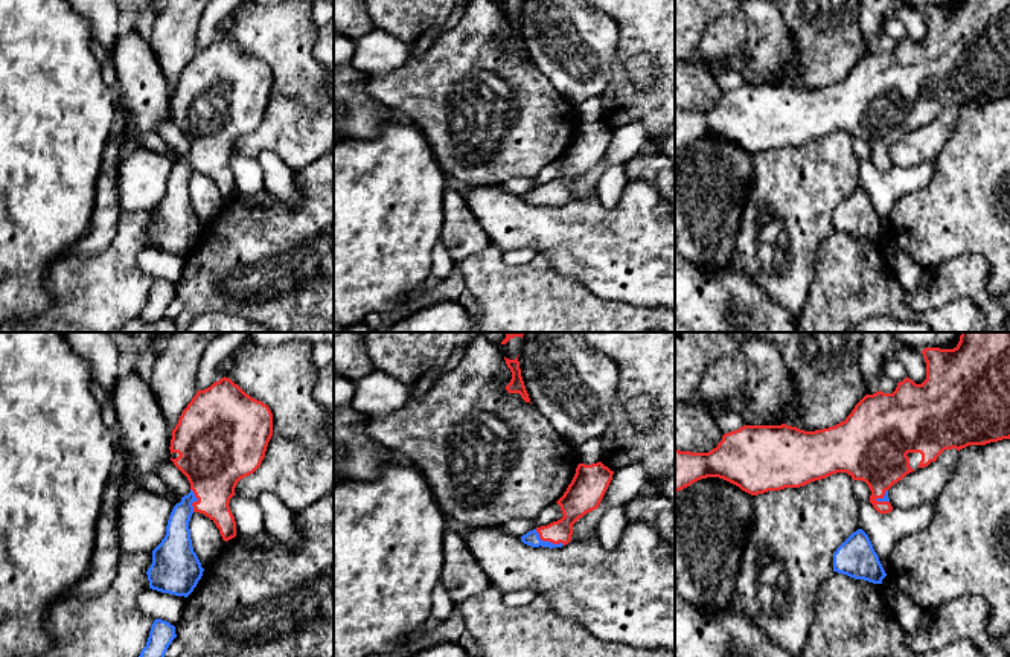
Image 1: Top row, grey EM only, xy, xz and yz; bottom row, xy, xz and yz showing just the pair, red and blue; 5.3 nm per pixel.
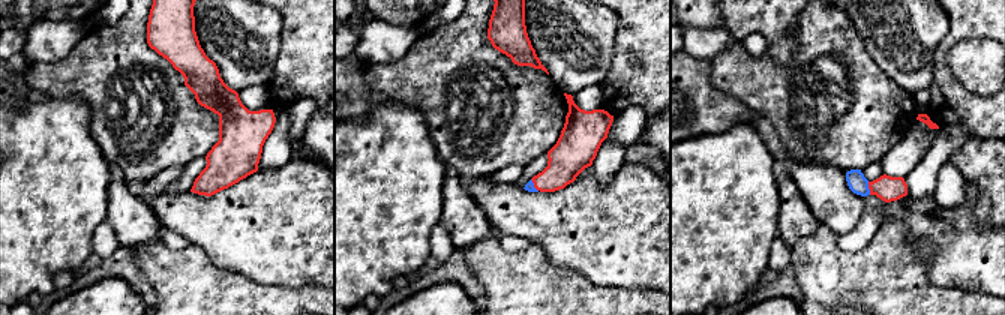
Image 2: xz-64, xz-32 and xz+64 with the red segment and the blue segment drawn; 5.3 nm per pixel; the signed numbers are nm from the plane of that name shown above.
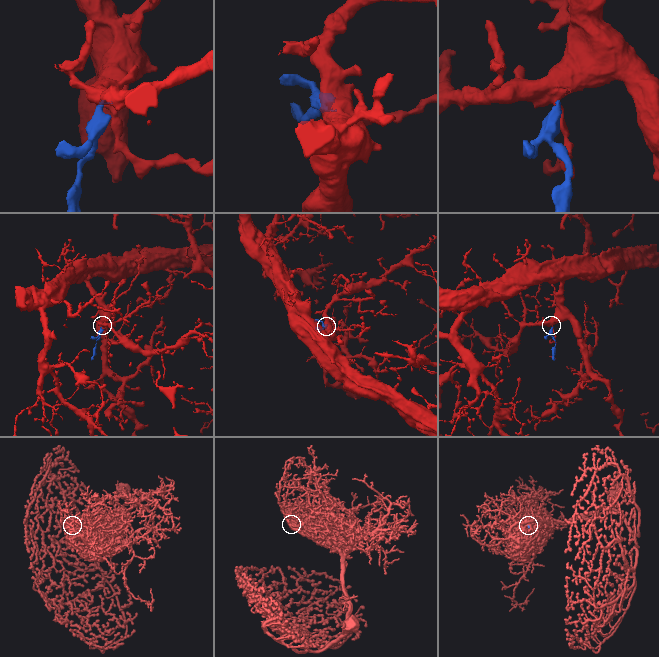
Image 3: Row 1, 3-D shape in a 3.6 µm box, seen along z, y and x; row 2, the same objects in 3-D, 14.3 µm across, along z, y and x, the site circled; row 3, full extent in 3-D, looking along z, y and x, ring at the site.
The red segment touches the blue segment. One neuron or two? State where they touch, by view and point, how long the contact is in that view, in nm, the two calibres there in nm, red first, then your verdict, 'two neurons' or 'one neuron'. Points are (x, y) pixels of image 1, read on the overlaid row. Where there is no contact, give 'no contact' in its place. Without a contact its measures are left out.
xz (549, 540) | 180 nm | 160/80 nm | one neuron

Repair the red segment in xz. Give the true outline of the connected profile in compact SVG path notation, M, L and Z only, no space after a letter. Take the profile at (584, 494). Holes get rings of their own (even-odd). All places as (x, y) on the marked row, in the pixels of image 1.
M602 462L579 463L564 495L556 502L564 517L547 526L536 527L521 537L532 547L562 547L571 541L573 524L585 514L599 508L614 471Z

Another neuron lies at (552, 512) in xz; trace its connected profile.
M553 503L550 506L547 506L545 509L542 509L539 512L539 515L536 518L533 518L532 521L535 523L535 529L541 527L541 526L547 526L553 521L558 521L564 517L561 506L558 503Z

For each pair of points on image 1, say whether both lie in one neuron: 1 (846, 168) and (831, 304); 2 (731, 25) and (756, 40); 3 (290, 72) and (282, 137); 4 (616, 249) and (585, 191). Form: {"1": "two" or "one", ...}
{"1": "two", "2": "two", "3": "two", "4": "two"}

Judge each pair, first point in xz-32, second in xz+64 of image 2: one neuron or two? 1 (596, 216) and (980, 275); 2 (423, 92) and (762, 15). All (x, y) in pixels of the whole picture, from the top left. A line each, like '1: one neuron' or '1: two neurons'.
1: one neuron
2: two neurons

